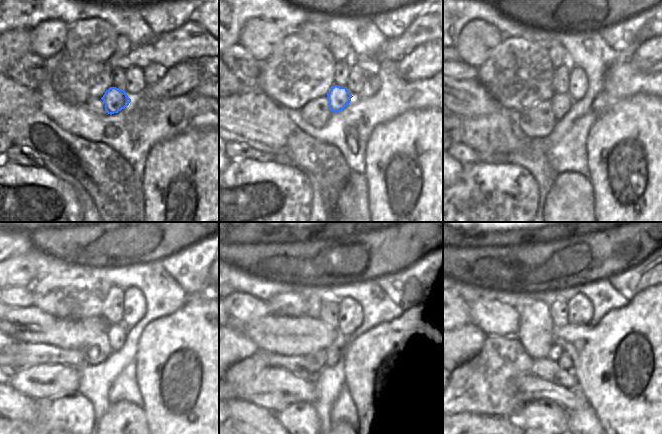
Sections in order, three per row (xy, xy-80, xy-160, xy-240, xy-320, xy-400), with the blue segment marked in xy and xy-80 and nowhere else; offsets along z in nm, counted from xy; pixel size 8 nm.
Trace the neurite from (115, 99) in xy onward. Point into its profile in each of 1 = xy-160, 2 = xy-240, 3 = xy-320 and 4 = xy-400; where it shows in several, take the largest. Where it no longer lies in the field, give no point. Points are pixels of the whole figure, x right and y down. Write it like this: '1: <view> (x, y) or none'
1: xy-160 (561, 102)
2: xy-240 (116, 332)
3: xy-320 (335, 352)
4: xy-400 (564, 361)

